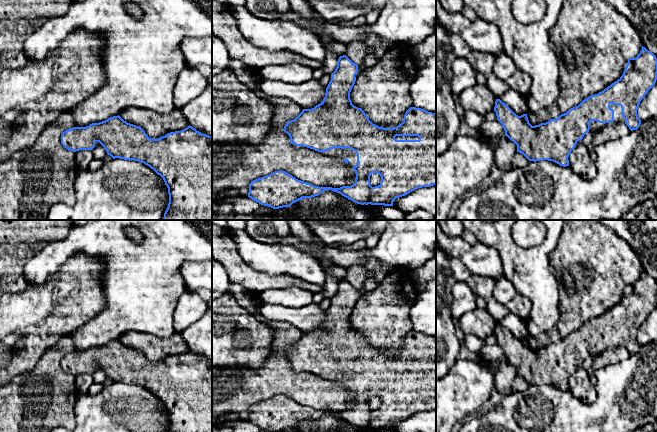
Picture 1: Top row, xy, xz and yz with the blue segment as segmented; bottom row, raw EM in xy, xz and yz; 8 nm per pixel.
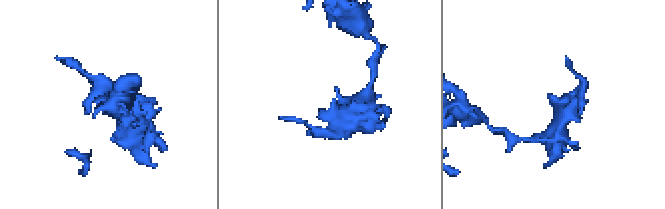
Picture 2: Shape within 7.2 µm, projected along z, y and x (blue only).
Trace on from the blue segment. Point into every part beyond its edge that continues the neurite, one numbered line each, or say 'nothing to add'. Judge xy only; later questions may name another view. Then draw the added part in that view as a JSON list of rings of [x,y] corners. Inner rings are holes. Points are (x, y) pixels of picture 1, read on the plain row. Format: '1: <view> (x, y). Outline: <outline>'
nothing to add

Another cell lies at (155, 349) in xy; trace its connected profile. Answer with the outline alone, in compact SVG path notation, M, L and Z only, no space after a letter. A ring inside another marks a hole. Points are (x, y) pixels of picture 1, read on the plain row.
M129 331L124 333L119 340L127 347L141 351L151 363L158 363L189 350L181 332L175 332L166 338L158 338L150 334Z

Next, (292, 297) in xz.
M296 286L267 289L257 293L262 304L279 304L288 308L302 308L313 302L313 294Z

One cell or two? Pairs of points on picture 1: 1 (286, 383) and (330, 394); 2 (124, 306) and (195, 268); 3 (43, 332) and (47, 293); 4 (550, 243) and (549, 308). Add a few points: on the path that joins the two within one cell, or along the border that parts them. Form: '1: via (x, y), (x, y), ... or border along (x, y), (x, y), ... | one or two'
1: via (297, 385), (319, 393) | one
2: border along (200, 260), (186, 260), (180, 268), (189, 289) | two
3: via (43, 322), (43, 315), (47, 311), (47, 303) | one
4: via (542, 259), (543, 292) | one

